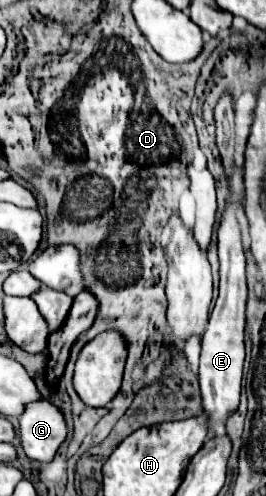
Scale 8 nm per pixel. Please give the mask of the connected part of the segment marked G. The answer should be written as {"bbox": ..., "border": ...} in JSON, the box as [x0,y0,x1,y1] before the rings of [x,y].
{"bbox":[19,400,67,462],"border":[[[45,400],[29,402],[19,416],[19,438],[27,458],[51,462],[67,436],[67,424],[57,406]]]}

